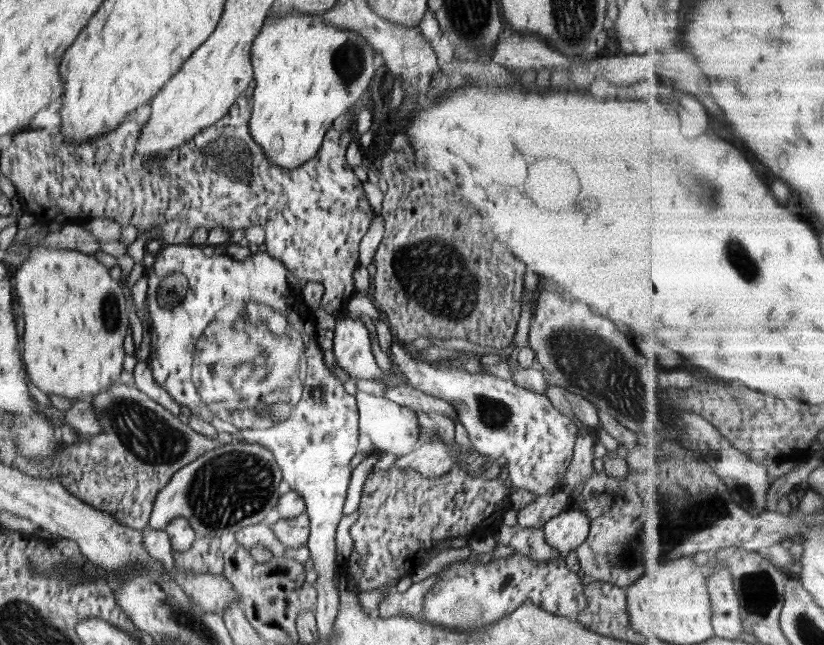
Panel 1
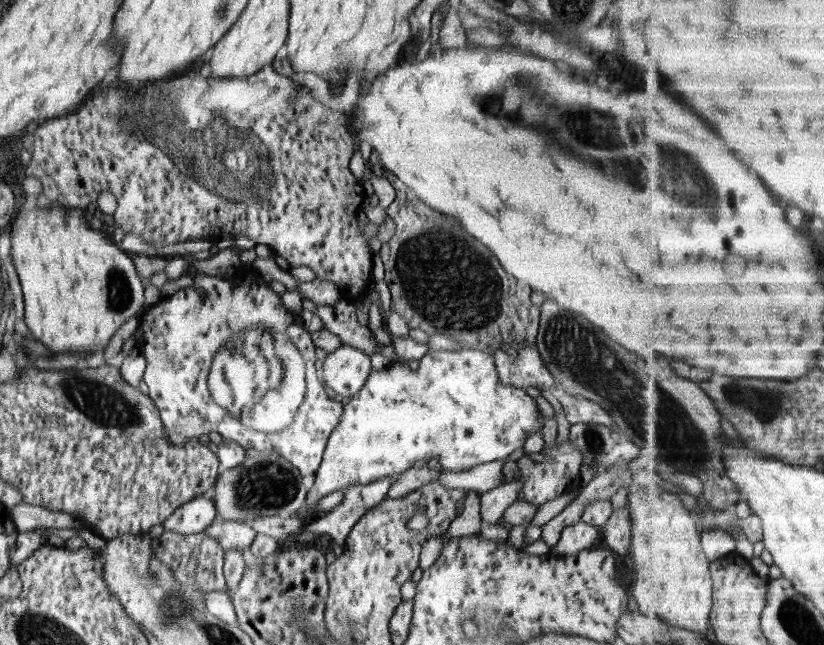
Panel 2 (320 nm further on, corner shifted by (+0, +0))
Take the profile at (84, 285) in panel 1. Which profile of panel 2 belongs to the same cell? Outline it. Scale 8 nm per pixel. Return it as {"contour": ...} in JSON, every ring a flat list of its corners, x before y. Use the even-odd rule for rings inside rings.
{"contour":[[53,201,50,208,21,209,11,226,11,259,24,290,26,324,30,332,56,353,76,353,89,358,106,348,110,338,132,316,144,315,144,288,136,273,132,257,116,245,105,232,92,229,82,208,69,207]]}

